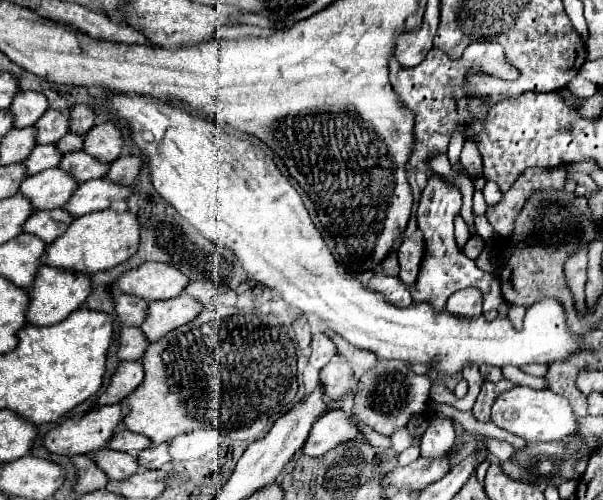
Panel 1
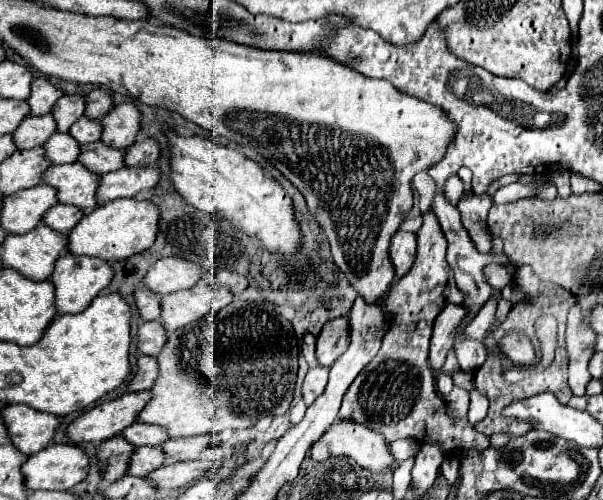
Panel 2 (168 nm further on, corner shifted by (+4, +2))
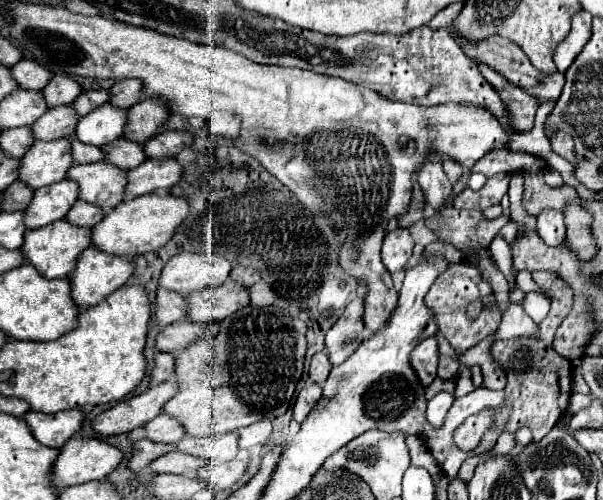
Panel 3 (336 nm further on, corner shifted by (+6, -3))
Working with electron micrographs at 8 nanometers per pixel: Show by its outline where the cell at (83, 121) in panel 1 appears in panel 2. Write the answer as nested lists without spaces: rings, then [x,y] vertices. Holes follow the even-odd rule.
[[[95,88],[87,94],[87,110],[85,116],[89,118],[103,118],[113,108],[113,94],[111,90]]]

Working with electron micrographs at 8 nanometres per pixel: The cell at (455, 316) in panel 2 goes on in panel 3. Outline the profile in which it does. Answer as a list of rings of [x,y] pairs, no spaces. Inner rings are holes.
[[[431,335],[425,341],[421,341],[411,355],[413,369],[417,371],[417,377],[421,379],[421,383],[425,383],[425,387],[437,377],[437,361],[439,361],[439,343],[437,335]]]

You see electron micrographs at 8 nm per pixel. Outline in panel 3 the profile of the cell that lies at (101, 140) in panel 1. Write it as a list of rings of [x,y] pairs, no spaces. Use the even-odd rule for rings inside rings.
[[[143,99],[127,109],[127,125],[123,137],[133,143],[145,143],[167,121],[169,111],[161,99]]]

